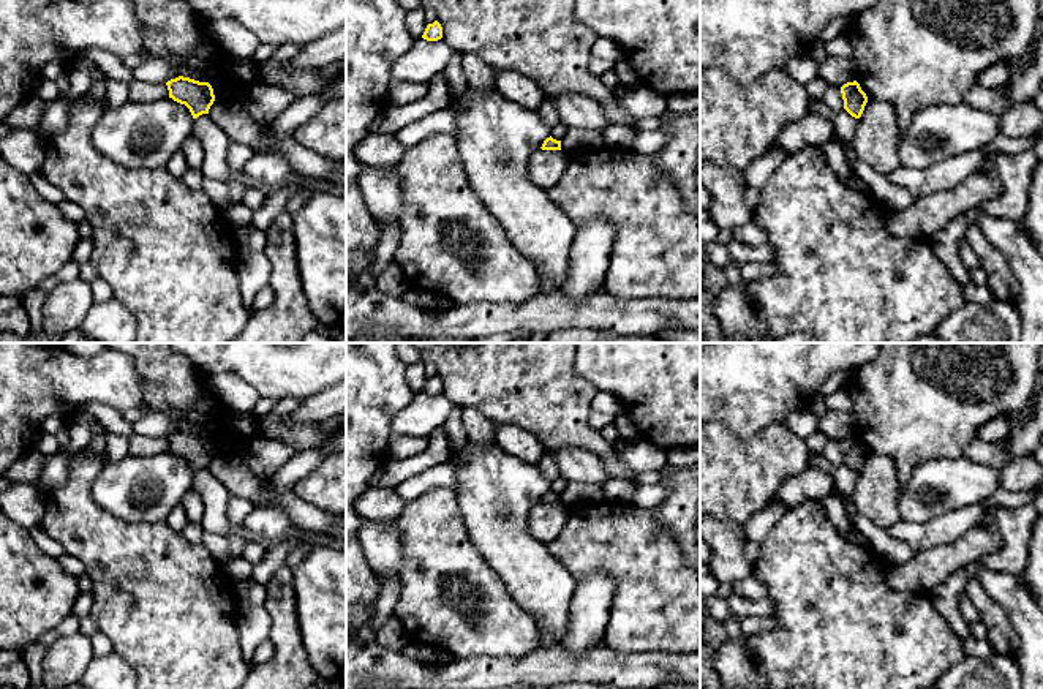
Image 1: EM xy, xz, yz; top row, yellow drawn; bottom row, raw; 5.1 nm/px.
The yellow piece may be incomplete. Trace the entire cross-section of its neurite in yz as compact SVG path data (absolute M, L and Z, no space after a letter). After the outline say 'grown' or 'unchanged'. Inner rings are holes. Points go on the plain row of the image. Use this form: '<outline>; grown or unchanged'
M857 435L847 436L841 441L844 463L855 473L860 473L868 457L866 447Z; unchanged

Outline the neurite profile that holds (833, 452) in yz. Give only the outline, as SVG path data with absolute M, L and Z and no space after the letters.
M830 439L823 450L822 455L833 465L833 466L839 466L844 463L844 454L842 454L842 447L841 447L841 441L838 439Z

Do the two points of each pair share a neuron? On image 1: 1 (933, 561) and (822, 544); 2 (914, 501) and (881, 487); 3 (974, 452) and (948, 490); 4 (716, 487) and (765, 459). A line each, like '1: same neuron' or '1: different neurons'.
1: different neurons
2: different neurons
3: different neurons
4: same neuron

